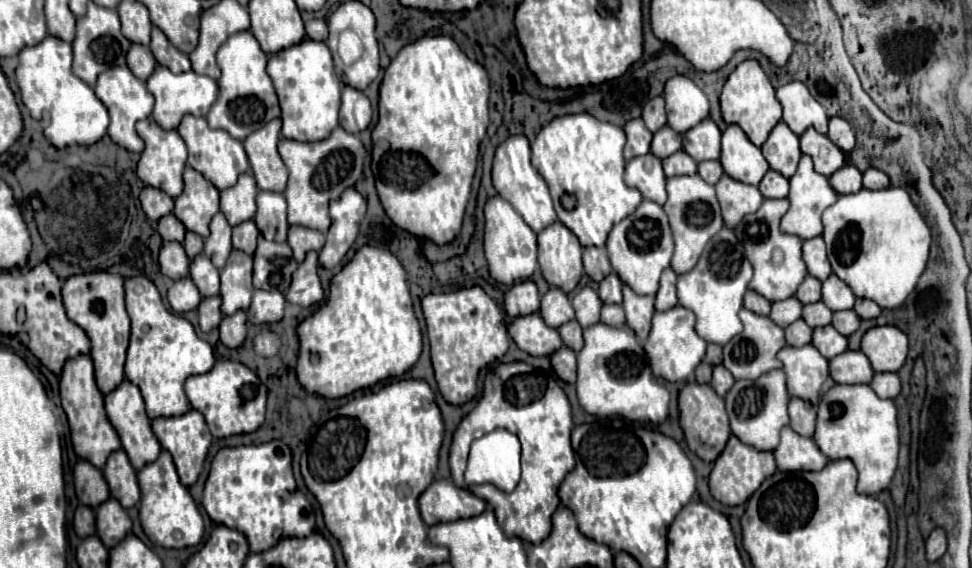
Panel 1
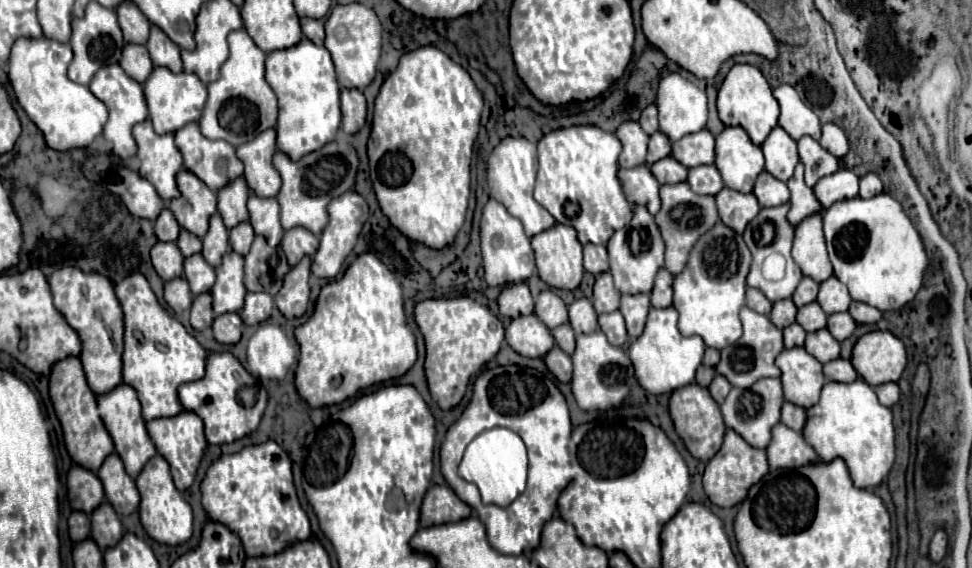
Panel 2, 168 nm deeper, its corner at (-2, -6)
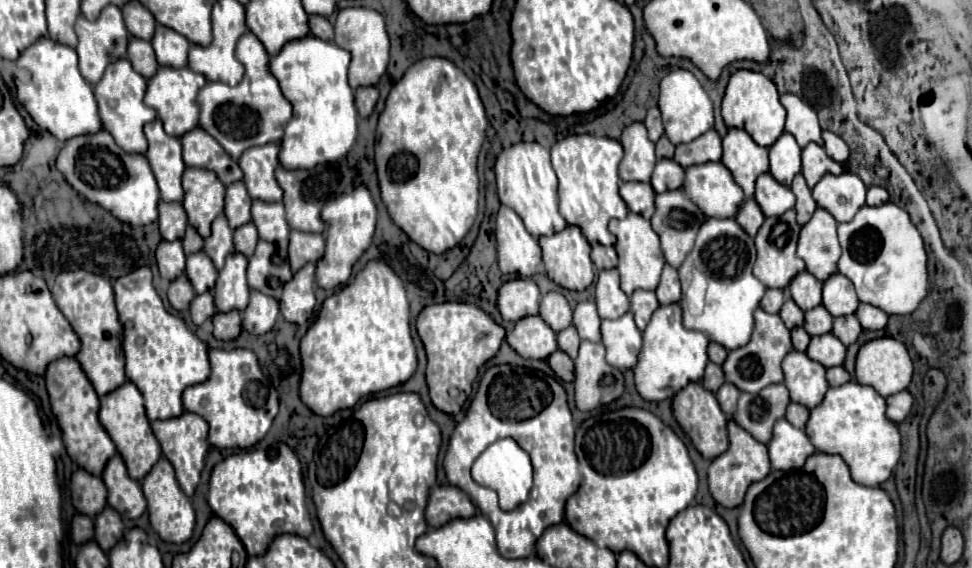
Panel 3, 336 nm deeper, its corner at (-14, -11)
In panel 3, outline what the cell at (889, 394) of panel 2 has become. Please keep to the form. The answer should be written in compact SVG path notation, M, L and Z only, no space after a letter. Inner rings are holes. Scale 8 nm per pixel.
M899 392L899 394L887 398L887 410L885 410L885 416L887 416L891 422L901 424L901 422L907 418L911 406L913 406L911 394L909 394L909 392Z

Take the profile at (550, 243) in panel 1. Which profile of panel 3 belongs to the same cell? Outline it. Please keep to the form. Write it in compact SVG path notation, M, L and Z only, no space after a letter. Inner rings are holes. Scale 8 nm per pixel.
M567 226L565 230L553 234L553 236L541 236L539 238L539 246L543 250L543 264L545 264L545 274L559 284L561 288L567 290L577 290L583 292L595 278L595 266L589 258L591 246L587 242L587 238L583 236L579 226Z

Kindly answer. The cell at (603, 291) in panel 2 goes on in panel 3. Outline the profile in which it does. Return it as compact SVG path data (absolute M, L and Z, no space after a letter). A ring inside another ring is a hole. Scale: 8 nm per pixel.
M617 268L599 272L595 296L597 296L597 310L601 318L619 318L629 310L629 298L619 288Z

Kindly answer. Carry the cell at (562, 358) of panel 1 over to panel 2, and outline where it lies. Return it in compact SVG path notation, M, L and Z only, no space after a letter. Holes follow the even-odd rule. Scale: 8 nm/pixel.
M553 347L547 355L545 355L545 363L549 367L549 371L561 381L561 383L569 383L571 375L573 375L573 363L571 357L561 351L559 347Z

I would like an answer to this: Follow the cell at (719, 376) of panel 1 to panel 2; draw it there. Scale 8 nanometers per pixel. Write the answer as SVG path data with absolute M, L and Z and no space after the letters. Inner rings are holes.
M715 375L715 379L713 379L713 383L709 385L709 393L711 393L711 397L721 405L723 401L725 401L725 397L729 395L729 391L731 391L731 383L723 377L723 375Z

